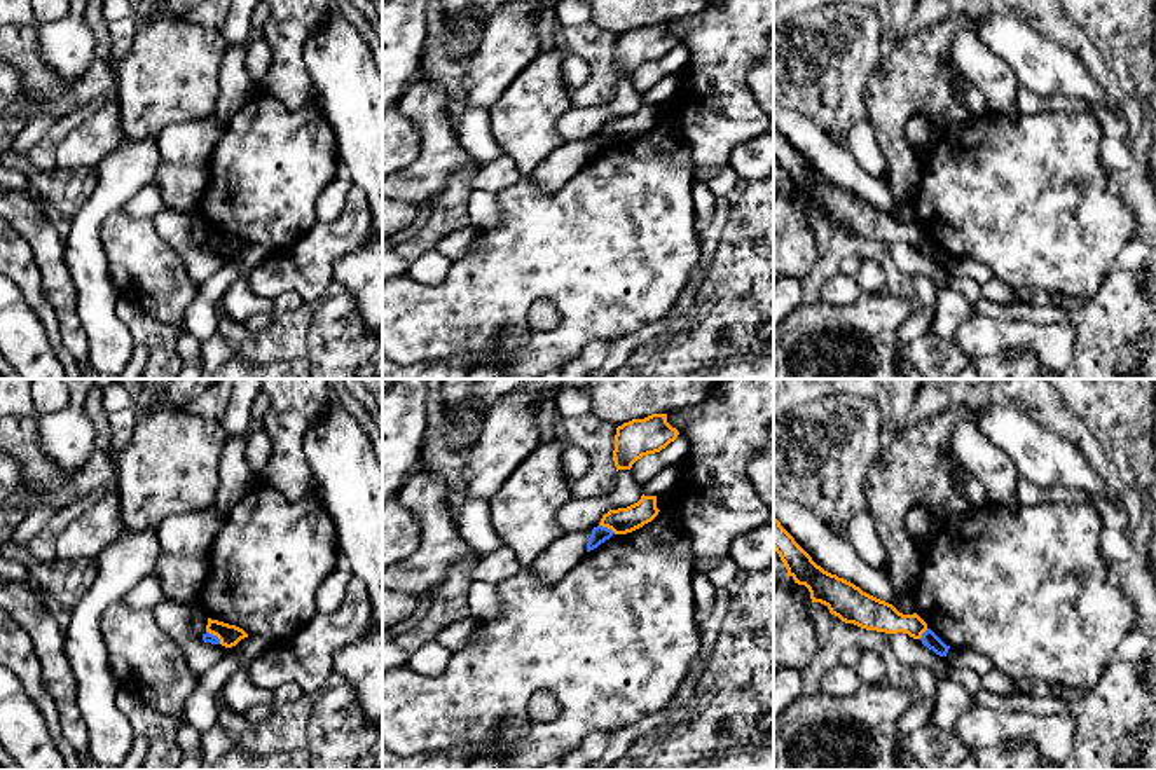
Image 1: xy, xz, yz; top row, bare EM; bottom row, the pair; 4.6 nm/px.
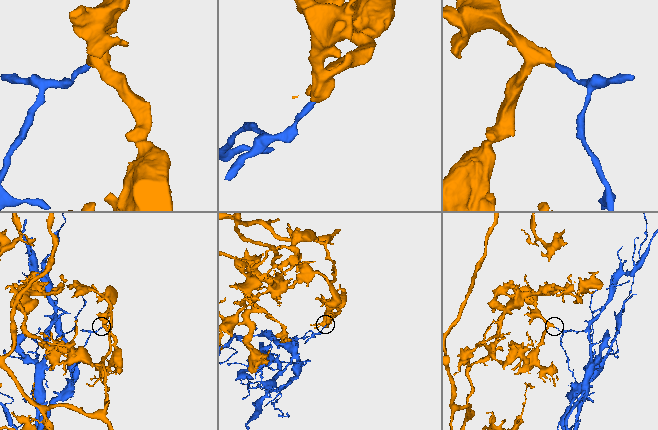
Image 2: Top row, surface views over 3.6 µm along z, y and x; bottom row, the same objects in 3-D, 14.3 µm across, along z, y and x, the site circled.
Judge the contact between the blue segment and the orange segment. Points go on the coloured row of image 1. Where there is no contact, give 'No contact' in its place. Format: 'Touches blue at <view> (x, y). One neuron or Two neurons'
Touches blue at xz (606, 528). Two neurons

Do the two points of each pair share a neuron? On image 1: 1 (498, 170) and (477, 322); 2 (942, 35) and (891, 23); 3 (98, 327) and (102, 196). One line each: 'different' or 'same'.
1: different
2: different
3: same

